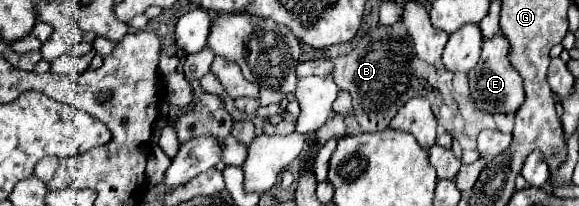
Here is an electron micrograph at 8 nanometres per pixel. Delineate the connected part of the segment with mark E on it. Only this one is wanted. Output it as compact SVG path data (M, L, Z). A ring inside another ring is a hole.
M496 35L482 45L482 55L478 65L468 73L472 99L478 109L488 113L504 113L514 115L516 109L524 103L524 89L518 71L512 61L508 61L508 39L504 35Z

